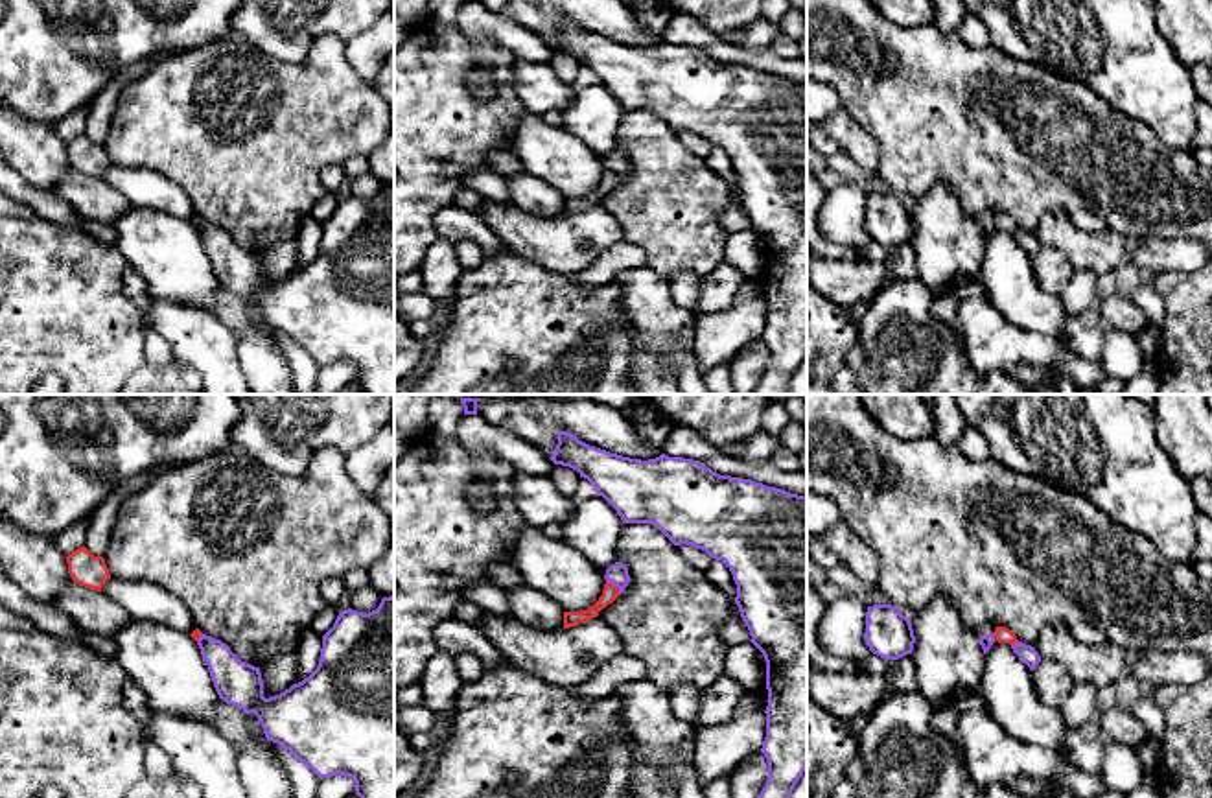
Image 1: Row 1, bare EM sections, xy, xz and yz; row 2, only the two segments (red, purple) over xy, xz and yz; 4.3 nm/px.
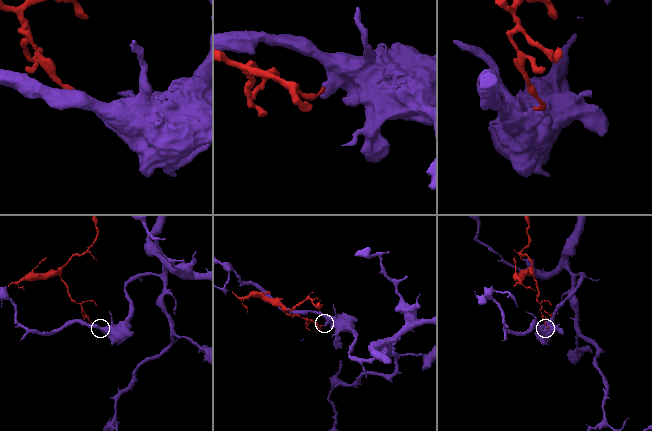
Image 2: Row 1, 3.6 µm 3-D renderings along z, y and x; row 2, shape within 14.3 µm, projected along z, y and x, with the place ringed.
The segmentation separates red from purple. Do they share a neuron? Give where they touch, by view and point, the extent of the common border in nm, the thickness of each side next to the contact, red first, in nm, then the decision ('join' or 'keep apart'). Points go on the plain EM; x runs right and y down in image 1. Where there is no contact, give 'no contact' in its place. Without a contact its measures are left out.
xz (616, 174) | 90 nm | 70/100 nm | keep apart

